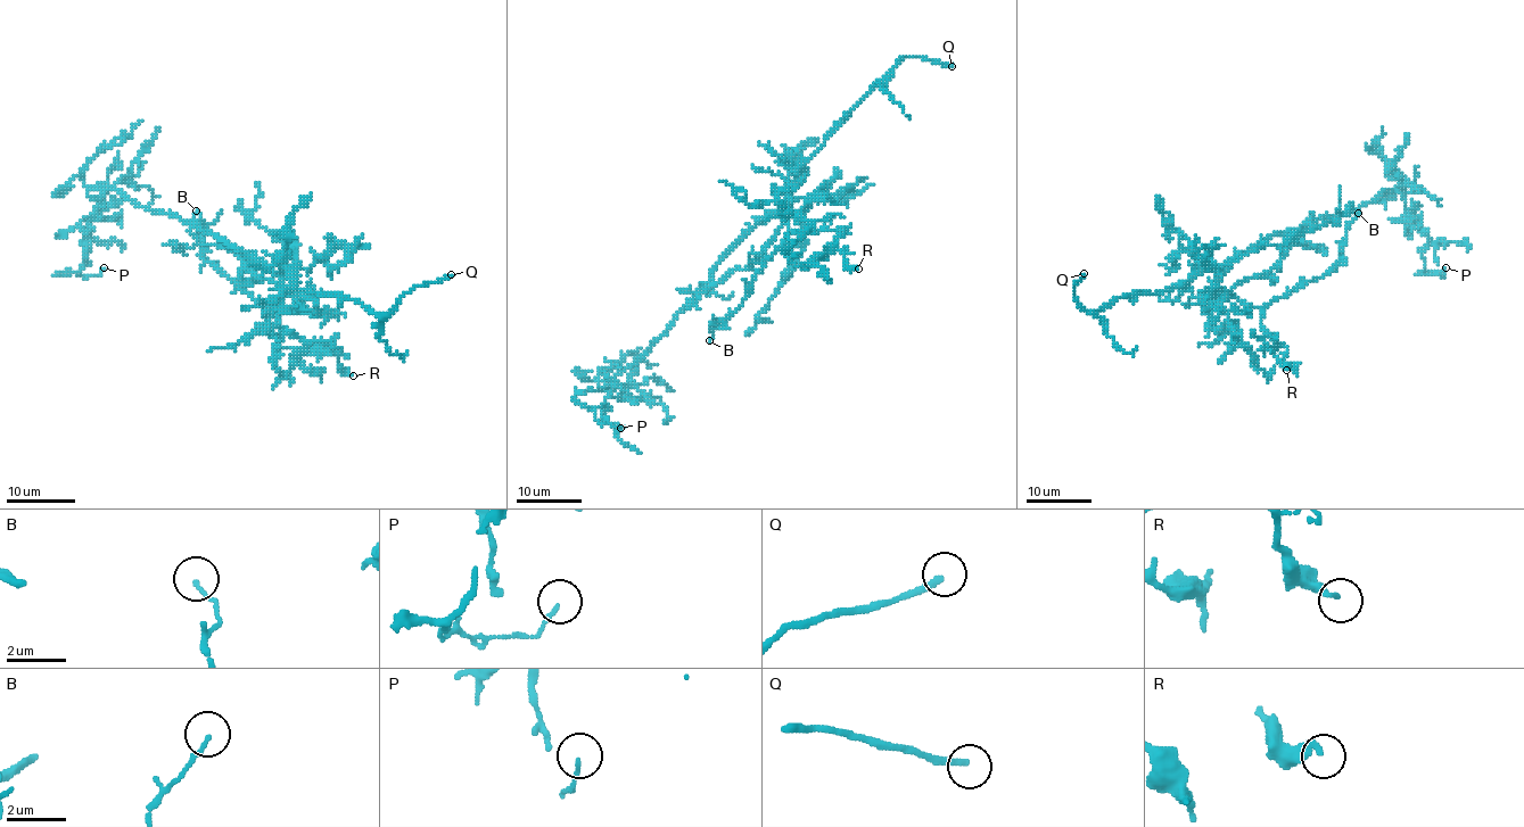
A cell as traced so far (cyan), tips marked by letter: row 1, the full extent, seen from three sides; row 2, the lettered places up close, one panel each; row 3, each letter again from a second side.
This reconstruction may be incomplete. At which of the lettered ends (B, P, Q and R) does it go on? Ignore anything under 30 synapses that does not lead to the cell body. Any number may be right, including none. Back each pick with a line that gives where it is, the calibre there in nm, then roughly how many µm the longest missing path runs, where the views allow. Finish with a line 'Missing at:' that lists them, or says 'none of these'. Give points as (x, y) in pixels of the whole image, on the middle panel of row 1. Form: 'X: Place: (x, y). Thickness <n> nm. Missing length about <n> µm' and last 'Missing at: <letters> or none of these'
Q: Place: (952, 66). Thickness 200 nm. Missing length about 20 µm
Missing at: Q

